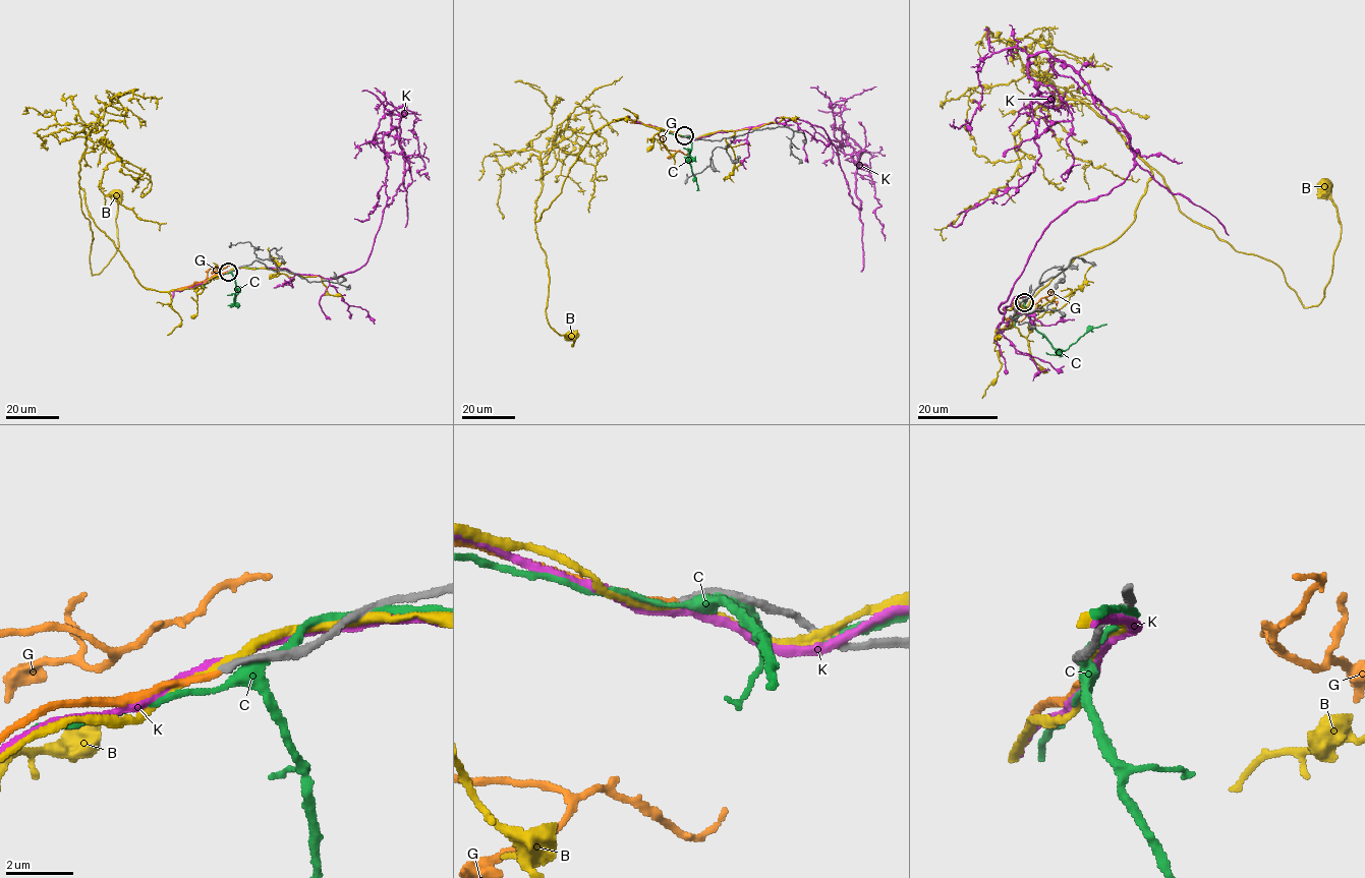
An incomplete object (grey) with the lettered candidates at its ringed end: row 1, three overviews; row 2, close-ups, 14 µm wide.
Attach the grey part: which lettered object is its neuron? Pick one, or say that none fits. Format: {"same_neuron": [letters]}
{"same_neuron": ["G"]}

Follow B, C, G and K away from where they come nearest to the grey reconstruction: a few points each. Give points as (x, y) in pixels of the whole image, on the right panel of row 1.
B: (1025, 301), (999, 332), (1130, 225), (1154, 169), (1187, 216), (1274, 262), (1316, 306), (1341, 236), (1327, 185)
C: (1024, 301), (1031, 324), (1062, 351), (1093, 328), (1106, 324)
G: (1024, 302), (1012, 318), (1021, 320), (1037, 302), (1046, 299), (1051, 292), (1048, 291)
K: (1025, 302), (1000, 311), (1041, 232), (1134, 167), (1131, 135), (1074, 69), (1029, 56), (1035, 169), (952, 222)

